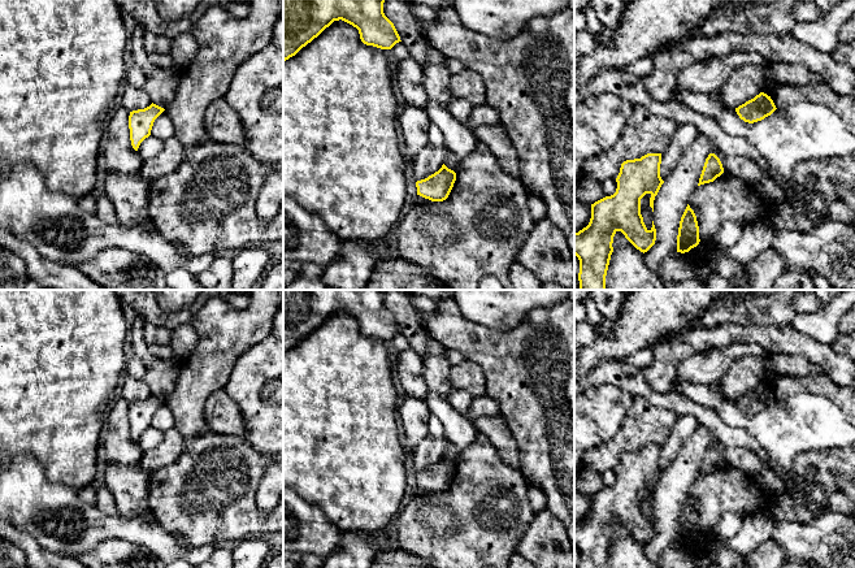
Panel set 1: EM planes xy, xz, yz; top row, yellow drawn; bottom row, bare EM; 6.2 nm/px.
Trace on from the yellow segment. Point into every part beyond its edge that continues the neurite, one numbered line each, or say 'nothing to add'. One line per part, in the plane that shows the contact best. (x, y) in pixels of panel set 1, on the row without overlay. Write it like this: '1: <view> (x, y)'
nothing to add

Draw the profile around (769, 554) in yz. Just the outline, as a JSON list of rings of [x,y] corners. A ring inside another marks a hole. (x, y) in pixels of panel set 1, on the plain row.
[[[717,534],[709,541],[708,552],[712,556],[709,568],[780,568],[789,562],[785,550],[772,538],[750,555],[738,555],[728,547],[726,539]]]

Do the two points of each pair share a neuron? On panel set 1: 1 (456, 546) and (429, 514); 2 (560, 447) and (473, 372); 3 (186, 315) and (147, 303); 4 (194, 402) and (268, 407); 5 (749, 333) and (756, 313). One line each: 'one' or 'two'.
1: two
2: two
3: one
4: two
5: two

